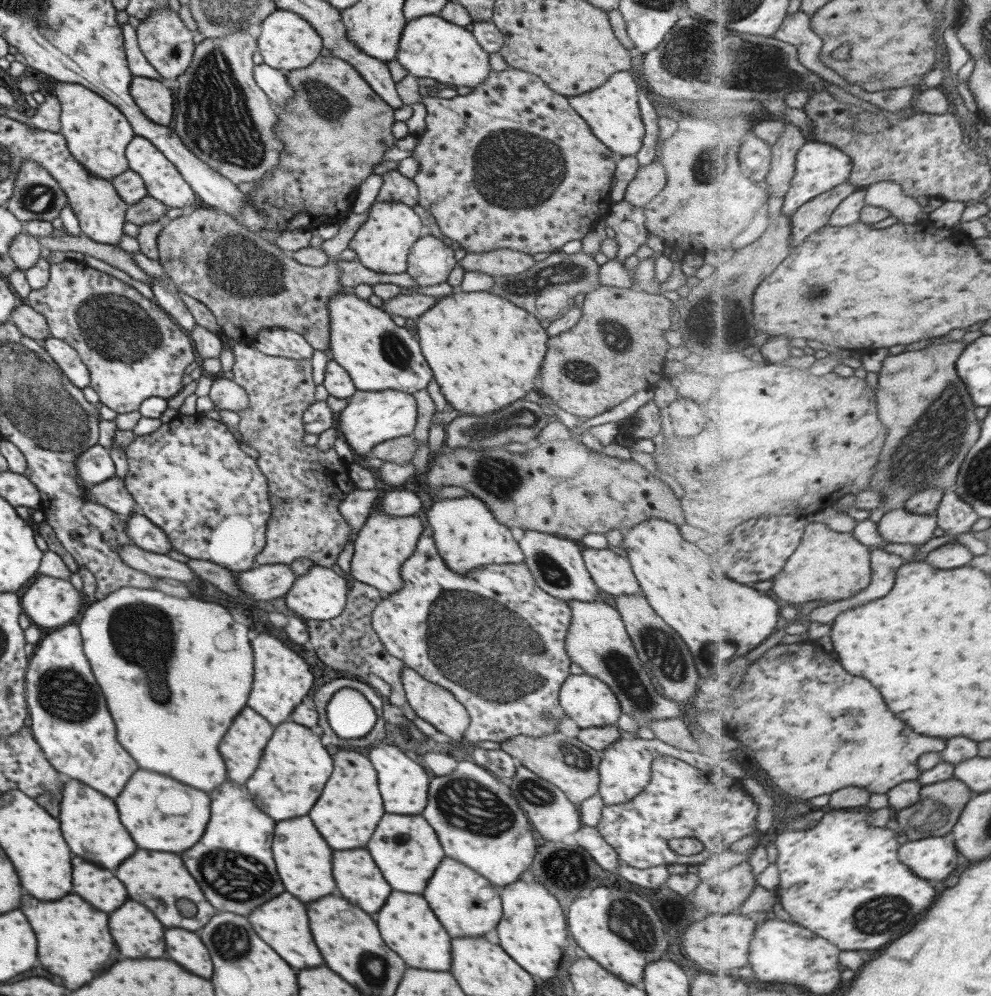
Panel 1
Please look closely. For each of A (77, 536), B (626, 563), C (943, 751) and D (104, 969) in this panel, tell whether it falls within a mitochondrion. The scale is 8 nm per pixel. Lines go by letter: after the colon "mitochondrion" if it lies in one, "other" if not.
A: other
B: other
C: other
D: other

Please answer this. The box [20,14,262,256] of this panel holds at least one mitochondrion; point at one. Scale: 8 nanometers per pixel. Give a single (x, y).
(176, 50)

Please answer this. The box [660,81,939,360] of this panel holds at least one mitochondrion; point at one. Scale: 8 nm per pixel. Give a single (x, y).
(702, 173)

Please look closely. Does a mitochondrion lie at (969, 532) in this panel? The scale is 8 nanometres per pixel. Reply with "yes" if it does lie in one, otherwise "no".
no

